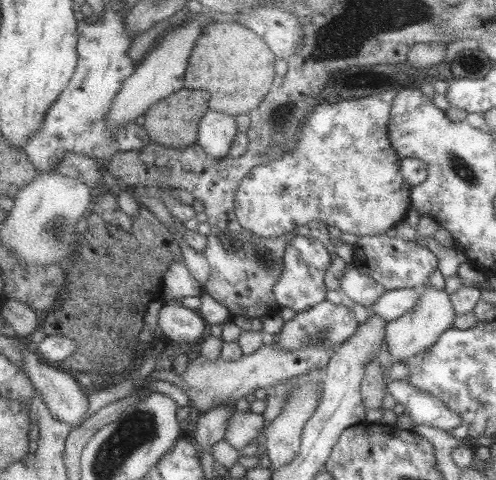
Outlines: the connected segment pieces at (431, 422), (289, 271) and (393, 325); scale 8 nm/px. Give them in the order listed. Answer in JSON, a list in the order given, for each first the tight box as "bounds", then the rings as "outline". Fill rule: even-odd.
[{"bounds":[382,365,461,432],"outline":[[[390,365],[382,366],[386,392],[394,400],[403,405],[404,413],[409,416],[414,426],[435,426],[445,432],[451,431],[461,424],[461,417],[449,410],[439,398],[413,388],[406,380],[389,378]]]},{"bounds":[272,235,331,311],"outline":[[[300,235],[290,237],[282,259],[283,269],[279,281],[273,286],[272,294],[278,307],[305,311],[325,299],[324,275],[331,258],[326,249],[316,240]]]},{"bounds":[384,284,455,363],"outline":[[[427,284],[419,288],[417,303],[405,314],[399,316],[397,320],[385,323],[384,342],[393,361],[402,363],[405,358],[425,351],[437,341],[444,330],[452,326],[453,318],[455,318],[455,312],[444,289],[435,290]]]}]

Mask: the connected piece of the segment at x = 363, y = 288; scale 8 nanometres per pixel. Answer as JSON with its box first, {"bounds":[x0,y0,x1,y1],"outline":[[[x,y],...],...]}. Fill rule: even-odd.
{"bounds":[340,263,386,308],"outline":[[[353,263],[347,265],[340,279],[340,289],[351,301],[368,308],[386,291],[381,284],[364,273],[357,269]]]}

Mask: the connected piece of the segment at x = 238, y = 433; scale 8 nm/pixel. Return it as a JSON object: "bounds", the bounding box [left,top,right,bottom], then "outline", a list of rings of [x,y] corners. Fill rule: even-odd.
{"bounds":[224,411,265,451],"outline":[[[233,411],[227,419],[224,439],[235,450],[240,451],[245,445],[254,442],[256,435],[261,432],[265,425],[263,415],[251,411]]]}

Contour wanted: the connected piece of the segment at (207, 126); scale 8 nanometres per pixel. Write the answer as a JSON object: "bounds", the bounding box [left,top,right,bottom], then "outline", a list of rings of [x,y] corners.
{"bounds":[196,109,237,158],"outline":[[[207,109],[198,124],[196,143],[207,156],[221,158],[227,156],[235,134],[237,128],[234,117]]]}

